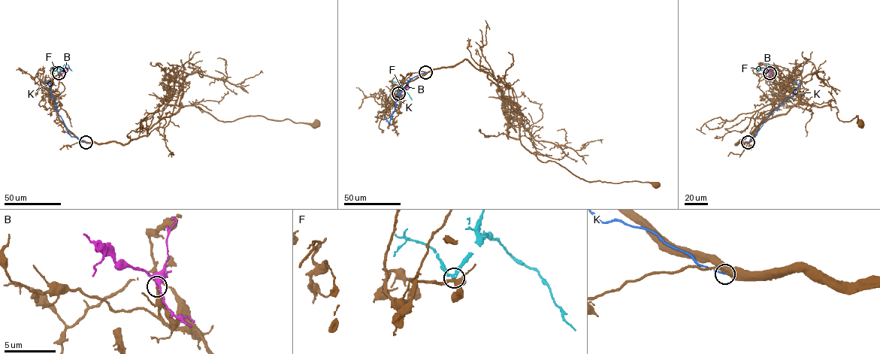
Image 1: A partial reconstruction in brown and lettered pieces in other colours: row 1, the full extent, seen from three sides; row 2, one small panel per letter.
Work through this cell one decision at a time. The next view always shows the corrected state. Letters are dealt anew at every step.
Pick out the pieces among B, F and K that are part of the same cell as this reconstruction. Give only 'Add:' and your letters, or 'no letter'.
Add: B

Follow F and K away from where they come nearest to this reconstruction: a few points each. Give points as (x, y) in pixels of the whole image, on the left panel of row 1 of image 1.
F: (58, 73), (65, 64), (71, 71)
K: (86, 143), (68, 133), (55, 109), (55, 98), (49, 95), (49, 83), (44, 80)

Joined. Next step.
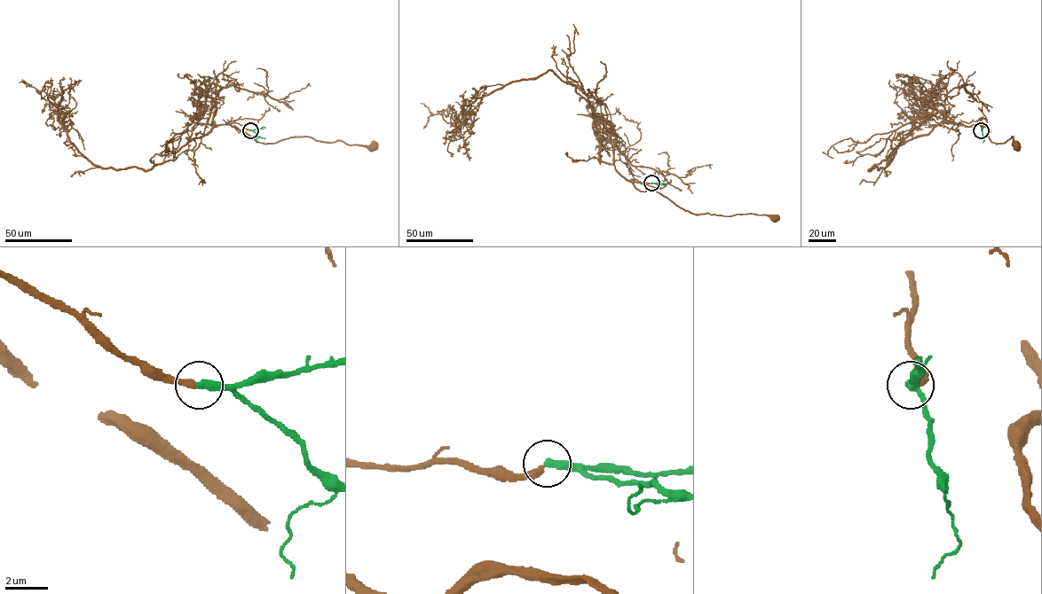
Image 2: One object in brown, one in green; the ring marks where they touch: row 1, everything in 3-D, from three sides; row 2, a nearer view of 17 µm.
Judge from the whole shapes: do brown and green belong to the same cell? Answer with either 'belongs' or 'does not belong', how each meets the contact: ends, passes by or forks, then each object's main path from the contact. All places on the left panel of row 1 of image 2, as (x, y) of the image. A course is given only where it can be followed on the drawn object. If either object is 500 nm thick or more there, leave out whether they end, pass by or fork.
belongs | brown ends | green ends | brown via (249, 130), (237, 123), (230, 124), (264, 144), (307, 136), (327, 142), (342, 140), (350, 144), (372, 147) | green via (250, 130), (258, 137), (256, 143)

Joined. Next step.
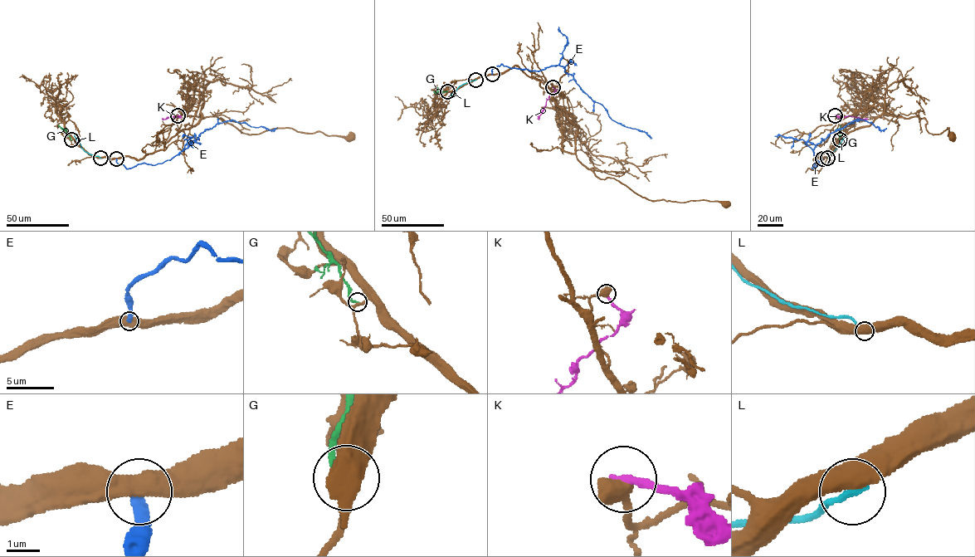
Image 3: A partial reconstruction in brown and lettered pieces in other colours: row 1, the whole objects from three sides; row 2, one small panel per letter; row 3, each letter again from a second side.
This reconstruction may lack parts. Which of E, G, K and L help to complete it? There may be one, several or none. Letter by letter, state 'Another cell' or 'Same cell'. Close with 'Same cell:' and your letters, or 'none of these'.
E: Another cell
G: Another cell
K: Another cell
L: Another cell
Same cell: none of these

